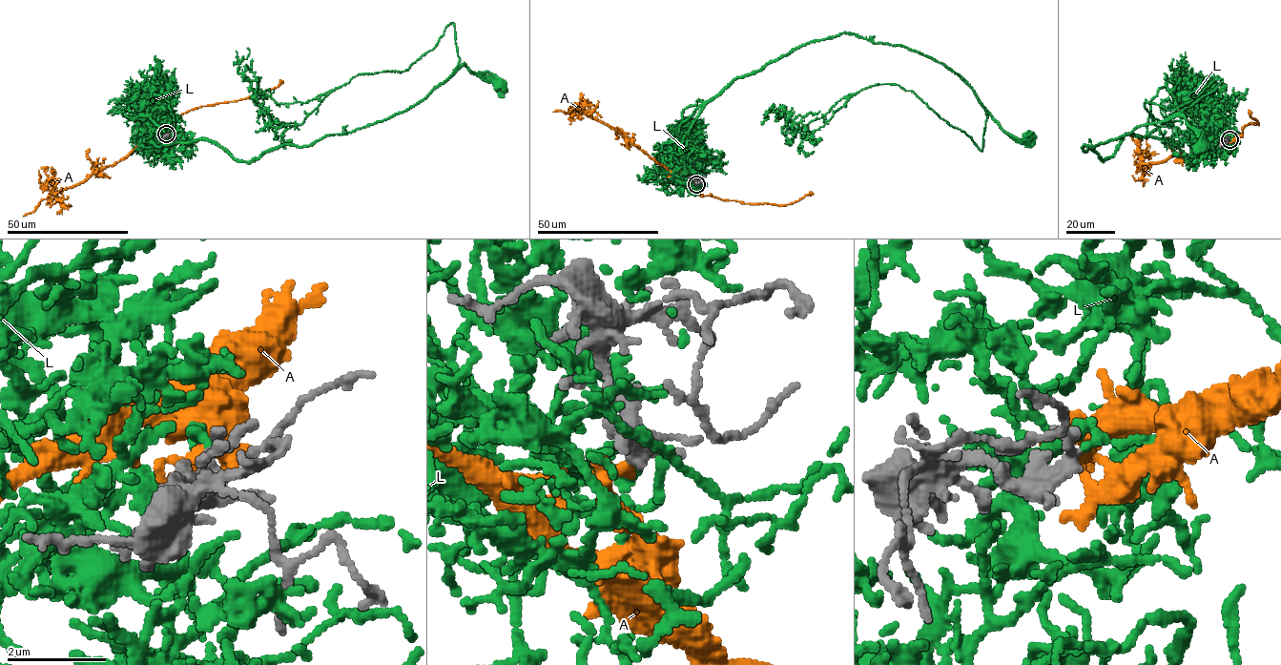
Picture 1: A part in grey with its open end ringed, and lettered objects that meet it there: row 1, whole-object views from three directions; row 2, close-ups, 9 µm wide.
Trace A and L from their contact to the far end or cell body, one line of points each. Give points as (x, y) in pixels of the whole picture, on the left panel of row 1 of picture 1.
A: (165, 134), (161, 132), (137, 145), (113, 165), (92, 173), (85, 181), (54, 192), (23, 216)
L: (166, 134), (159, 129), (150, 137), (159, 147), (208, 140), (248, 161), (402, 113), (464, 65), (500, 85)

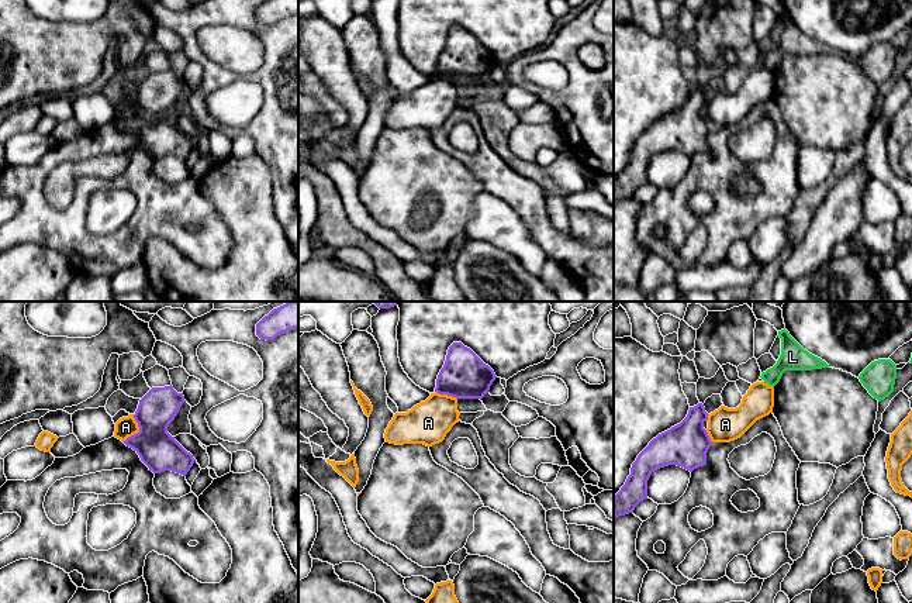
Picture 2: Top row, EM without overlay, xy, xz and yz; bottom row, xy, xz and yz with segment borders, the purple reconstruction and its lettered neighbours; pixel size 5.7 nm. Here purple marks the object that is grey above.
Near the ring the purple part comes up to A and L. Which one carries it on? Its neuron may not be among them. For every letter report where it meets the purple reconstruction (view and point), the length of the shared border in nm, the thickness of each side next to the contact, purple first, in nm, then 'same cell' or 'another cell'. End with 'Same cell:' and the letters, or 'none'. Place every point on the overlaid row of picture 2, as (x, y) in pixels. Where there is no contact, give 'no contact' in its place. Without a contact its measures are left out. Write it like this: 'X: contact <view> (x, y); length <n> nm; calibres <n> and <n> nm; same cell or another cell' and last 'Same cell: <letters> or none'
A: contact xy (140, 430); length 170 nm; calibres 220 and 120 nm; another cell
L: no contact; same cell
Same cell: L

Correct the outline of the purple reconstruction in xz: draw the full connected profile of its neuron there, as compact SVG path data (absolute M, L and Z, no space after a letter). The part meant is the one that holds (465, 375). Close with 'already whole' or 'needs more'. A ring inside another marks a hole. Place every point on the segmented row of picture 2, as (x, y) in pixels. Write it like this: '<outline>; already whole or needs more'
M453 342L441 369L435 392L456 399L483 399L495 380L494 371L470 348Z; already whole

